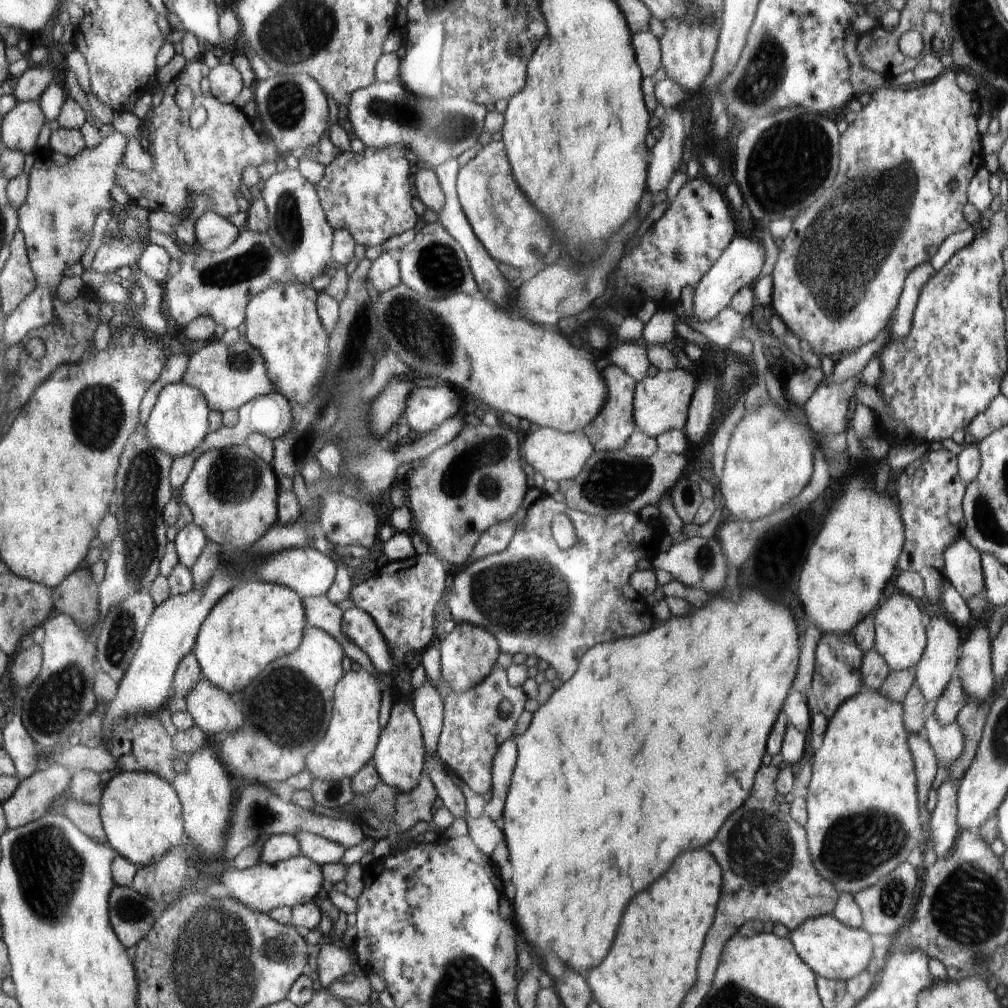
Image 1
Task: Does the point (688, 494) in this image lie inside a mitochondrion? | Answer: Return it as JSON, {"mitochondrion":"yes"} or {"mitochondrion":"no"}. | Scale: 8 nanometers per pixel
{"mitochondrion":"yes"}

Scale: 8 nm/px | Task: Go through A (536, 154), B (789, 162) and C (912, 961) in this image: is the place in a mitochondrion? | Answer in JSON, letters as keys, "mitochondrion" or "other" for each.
{"A":"other","B":"mitochondrion","C":"other"}

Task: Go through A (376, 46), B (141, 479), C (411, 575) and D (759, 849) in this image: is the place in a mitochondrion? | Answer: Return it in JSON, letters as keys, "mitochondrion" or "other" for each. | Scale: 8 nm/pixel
{"A":"other","B":"mitochondrion","C":"other","D":"mitochondrion"}

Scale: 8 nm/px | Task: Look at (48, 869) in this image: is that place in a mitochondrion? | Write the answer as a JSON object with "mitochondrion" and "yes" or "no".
{"mitochondrion":"yes"}

